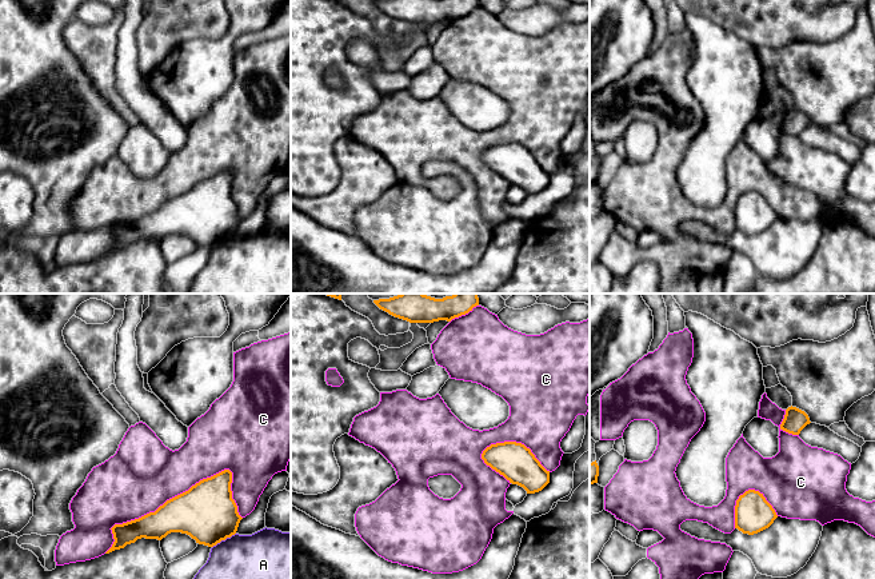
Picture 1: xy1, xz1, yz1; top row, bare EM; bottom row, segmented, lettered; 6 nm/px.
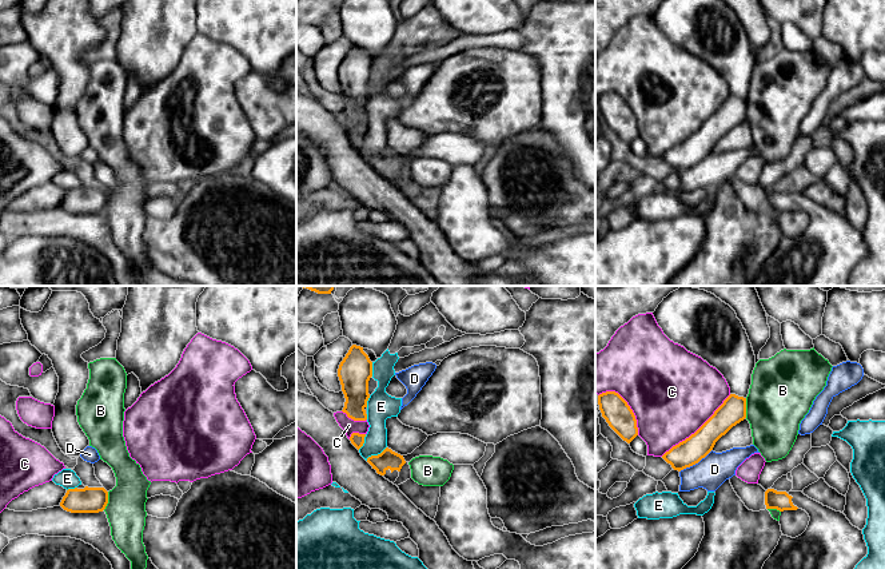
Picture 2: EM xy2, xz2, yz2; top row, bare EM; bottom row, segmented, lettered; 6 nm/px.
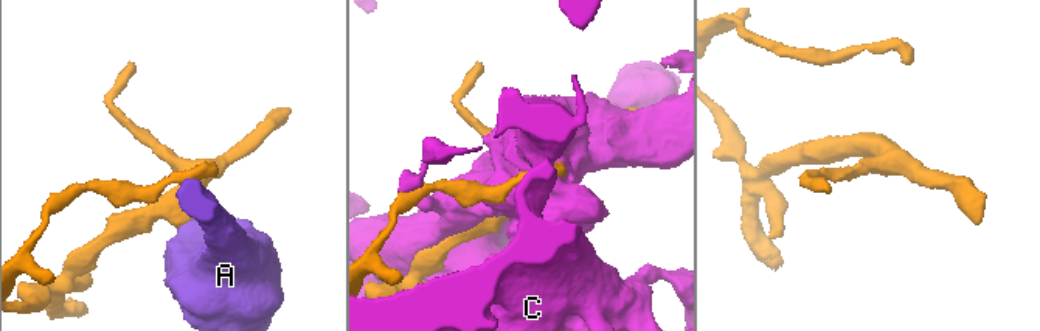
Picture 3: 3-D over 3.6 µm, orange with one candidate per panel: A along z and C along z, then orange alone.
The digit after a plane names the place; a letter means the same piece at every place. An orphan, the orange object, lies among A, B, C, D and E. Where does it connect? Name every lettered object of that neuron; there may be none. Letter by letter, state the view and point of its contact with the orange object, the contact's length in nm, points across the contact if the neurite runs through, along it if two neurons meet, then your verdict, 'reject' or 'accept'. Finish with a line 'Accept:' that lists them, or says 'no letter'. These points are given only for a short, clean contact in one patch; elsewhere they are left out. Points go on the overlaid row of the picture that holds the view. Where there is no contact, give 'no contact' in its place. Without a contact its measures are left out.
A: xy1 (223, 539) | 170 nm | along xy1 (235, 532), (212, 547) | reject
B: yz2 (745, 408) | 120 nm | reject
C: xy1 (160, 506) | 900 nm | reject
D: yz2 (696, 462) | 240 nm | along yz2 (712, 449), (697, 462), (680, 472) | reject
E: xz2 (375, 456) | 150 nm | reject
Accept: no letter

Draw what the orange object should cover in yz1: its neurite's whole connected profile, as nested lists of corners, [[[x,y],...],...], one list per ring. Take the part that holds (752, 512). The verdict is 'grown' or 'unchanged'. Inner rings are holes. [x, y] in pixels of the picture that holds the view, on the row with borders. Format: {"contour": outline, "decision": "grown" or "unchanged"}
{"contour": [[[748,490],[736,500],[735,528],[743,534],[758,534],[768,528],[776,518],[775,510],[759,491]]], "decision": "unchanged"}

